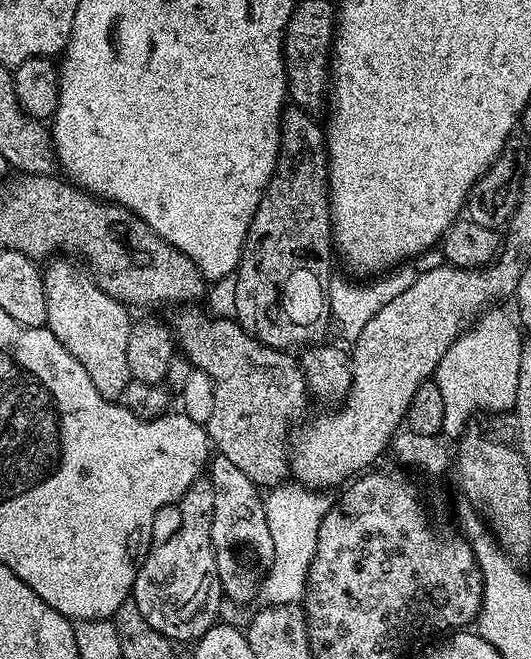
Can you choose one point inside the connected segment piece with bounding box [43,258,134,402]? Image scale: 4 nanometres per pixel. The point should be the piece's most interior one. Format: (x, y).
(94, 328)

